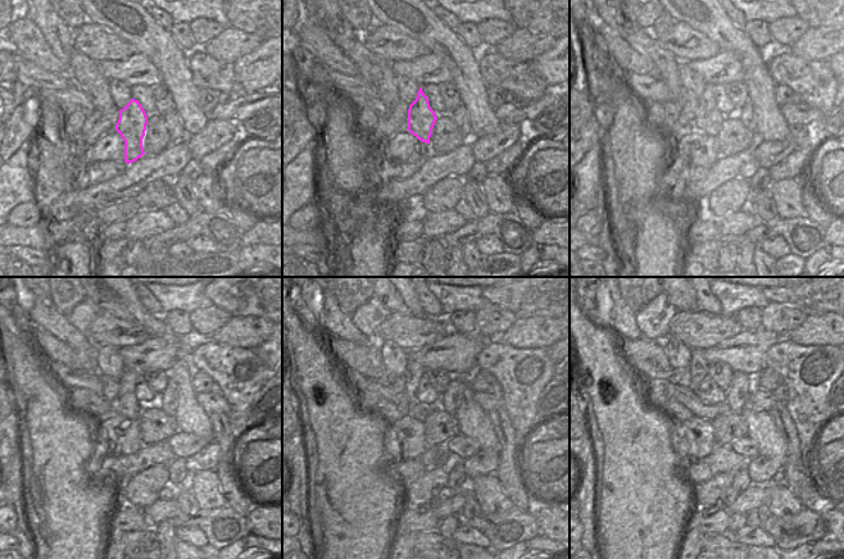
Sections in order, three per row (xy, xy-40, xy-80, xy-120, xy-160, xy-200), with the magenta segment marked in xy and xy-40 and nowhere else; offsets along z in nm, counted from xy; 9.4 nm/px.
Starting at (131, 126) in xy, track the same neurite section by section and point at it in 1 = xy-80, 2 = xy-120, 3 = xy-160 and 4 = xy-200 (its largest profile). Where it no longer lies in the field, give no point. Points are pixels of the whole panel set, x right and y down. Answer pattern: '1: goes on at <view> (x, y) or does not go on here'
1: goes on at xy-80 (708, 119)
2: goes on at xy-120 (126, 404)
3: goes on at xy-160 (414, 371)
4: goes on at xy-200 (698, 364)

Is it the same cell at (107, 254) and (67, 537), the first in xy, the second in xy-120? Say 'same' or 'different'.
different

